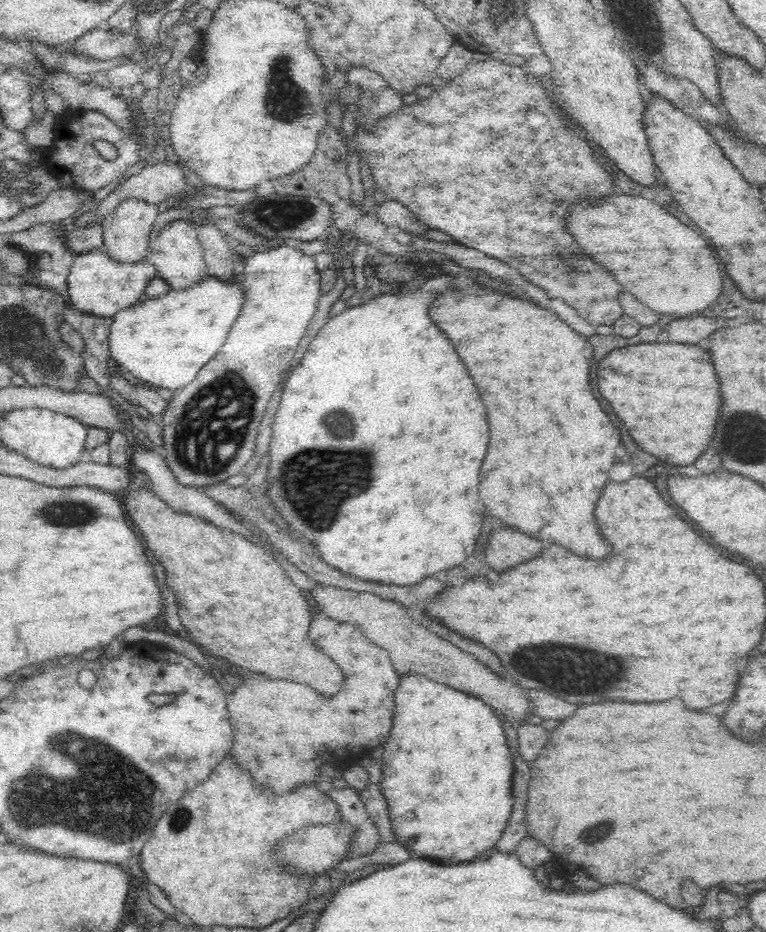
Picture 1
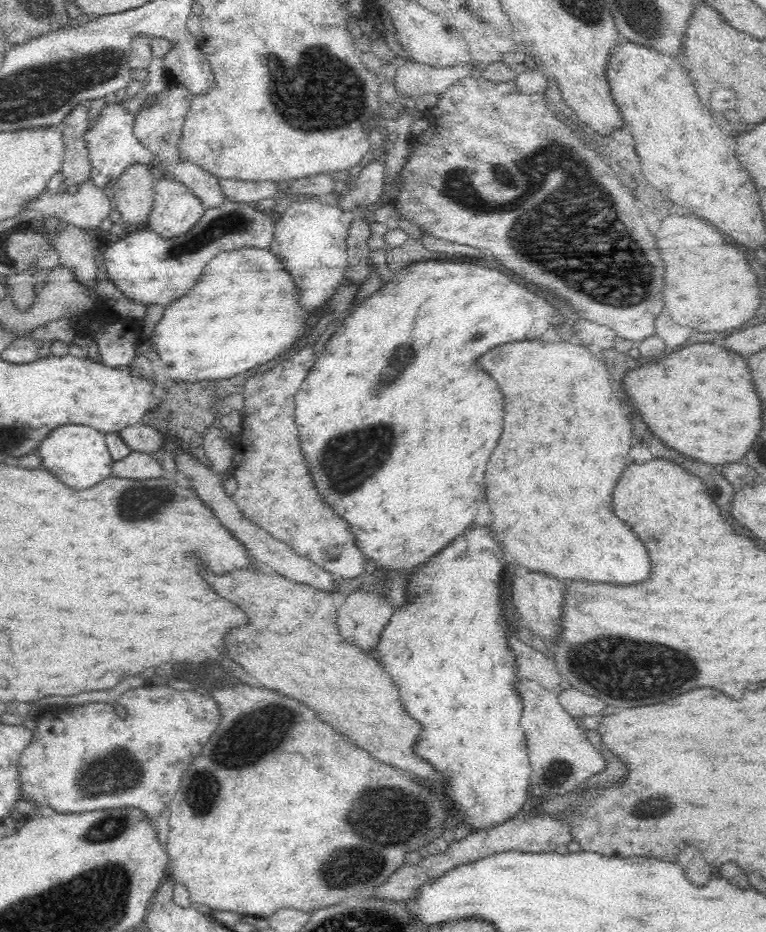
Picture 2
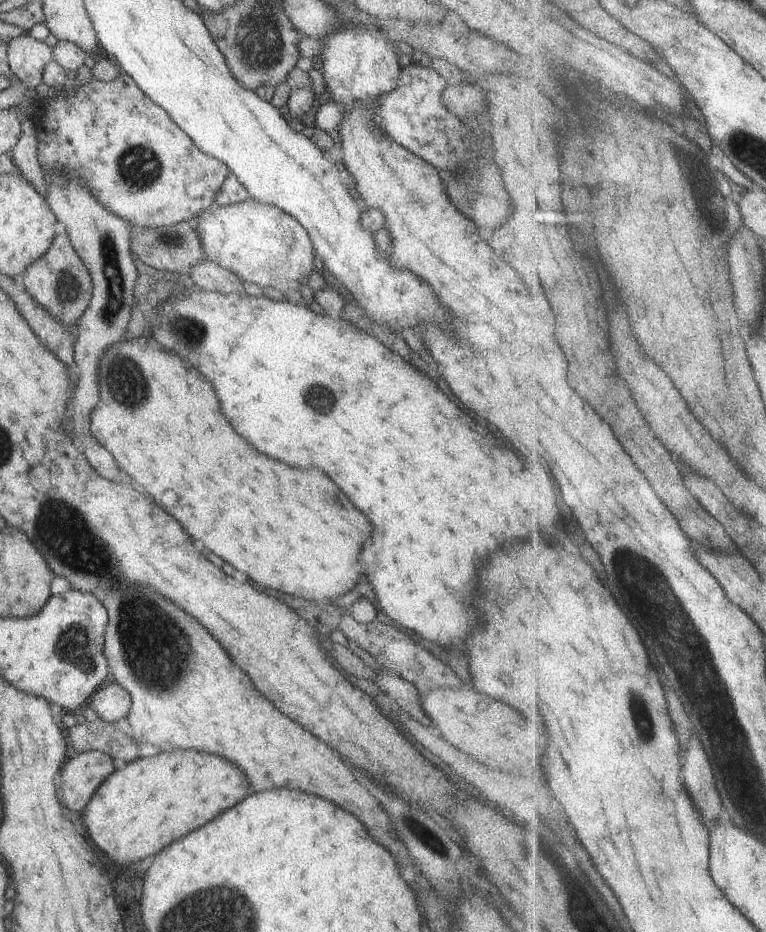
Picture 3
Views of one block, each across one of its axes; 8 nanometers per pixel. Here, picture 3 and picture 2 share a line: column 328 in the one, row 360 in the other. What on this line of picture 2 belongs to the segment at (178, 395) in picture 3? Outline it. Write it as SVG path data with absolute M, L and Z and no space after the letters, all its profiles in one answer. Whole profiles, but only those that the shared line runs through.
M524 340L524 342L512 342L512 344L504 344L500 348L494 348L492 352L484 354L484 358L480 358L480 368L484 368L490 376L494 376L494 380L498 382L498 386L502 388L502 394L504 394L504 402L506 402L506 418L504 418L504 434L498 442L498 448L494 450L494 456L488 464L488 470L486 470L486 498L488 498L488 504L492 508L492 514L494 514L494 532L496 532L496 540L500 541L500 544L505 550L505 557L508 563L514 563L519 571L541 572L548 576L558 578L558 580L580 580L580 582L606 582L606 584L620 584L620 586L628 586L628 584L640 584L644 580L650 578L650 556L648 556L648 550L644 548L644 544L638 540L638 536L634 534L632 528L628 528L618 516L614 516L614 508L612 508L612 492L614 492L614 486L618 482L618 478L622 476L624 468L628 462L632 462L632 458L628 458L630 454L630 438L632 438L632 424L628 420L628 416L624 414L624 408L620 404L620 400L616 398L616 394L612 392L612 380L610 380L610 372L608 372L608 365L603 361L601 356L595 355L584 346L578 346L578 344L570 344L570 342L542 342L542 340Z

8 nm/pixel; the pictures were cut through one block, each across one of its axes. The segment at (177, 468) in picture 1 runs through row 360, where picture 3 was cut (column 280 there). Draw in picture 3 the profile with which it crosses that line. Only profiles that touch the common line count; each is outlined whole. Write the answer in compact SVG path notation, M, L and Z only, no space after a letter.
M244 200L240 204L216 205L206 212L198 214L193 222L199 236L205 258L233 272L242 282L250 282L262 288L270 286L283 294L288 290L298 290L308 284L308 274L314 268L314 250L308 238L308 232L296 222L296 218L288 216L274 205L260 204L256 200Z

